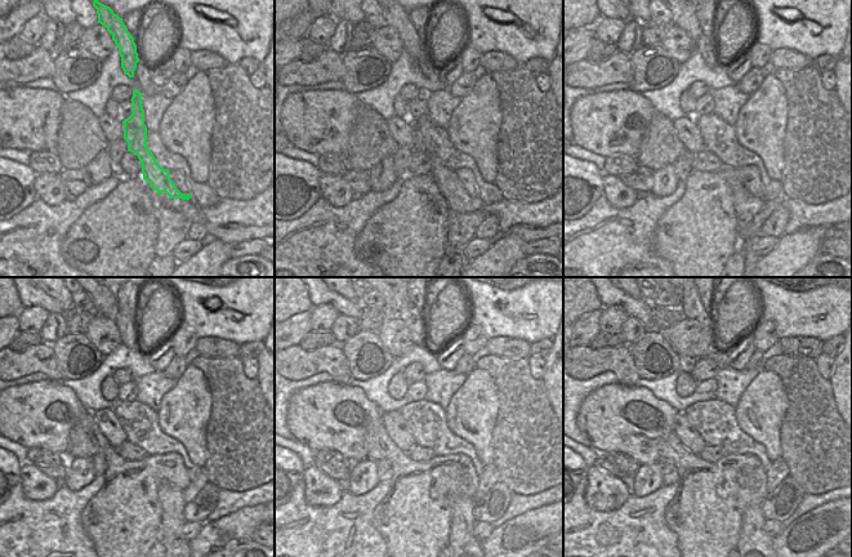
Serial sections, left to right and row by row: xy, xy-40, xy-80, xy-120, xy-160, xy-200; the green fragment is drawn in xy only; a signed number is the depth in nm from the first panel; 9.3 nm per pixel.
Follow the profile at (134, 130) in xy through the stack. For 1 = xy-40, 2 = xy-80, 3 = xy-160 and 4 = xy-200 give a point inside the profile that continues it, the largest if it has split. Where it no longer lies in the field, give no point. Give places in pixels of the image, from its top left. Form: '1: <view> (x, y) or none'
1: xy-40 (446, 179)
2: xy-80 (753, 205)
3: xy-160 (460, 538)
4: xy-200 (753, 539)

